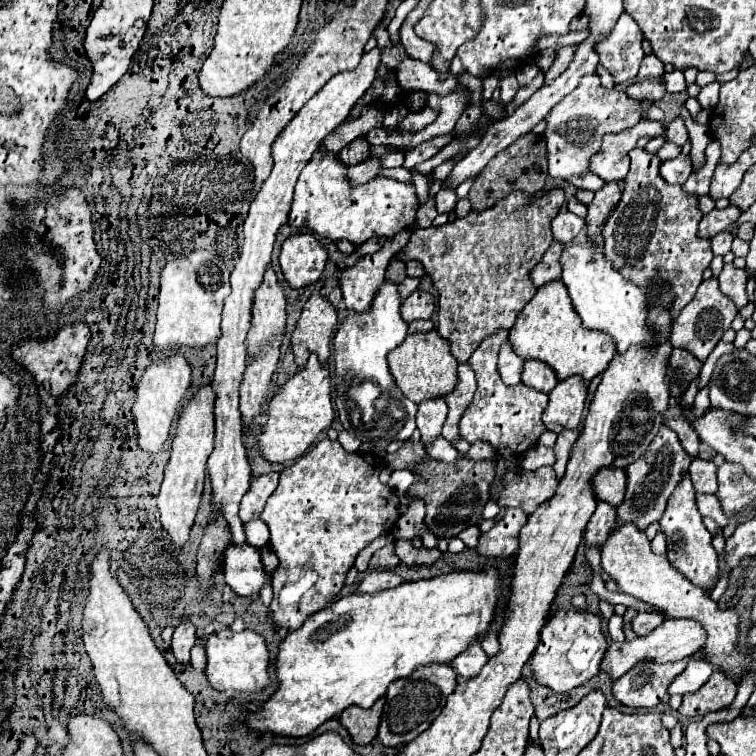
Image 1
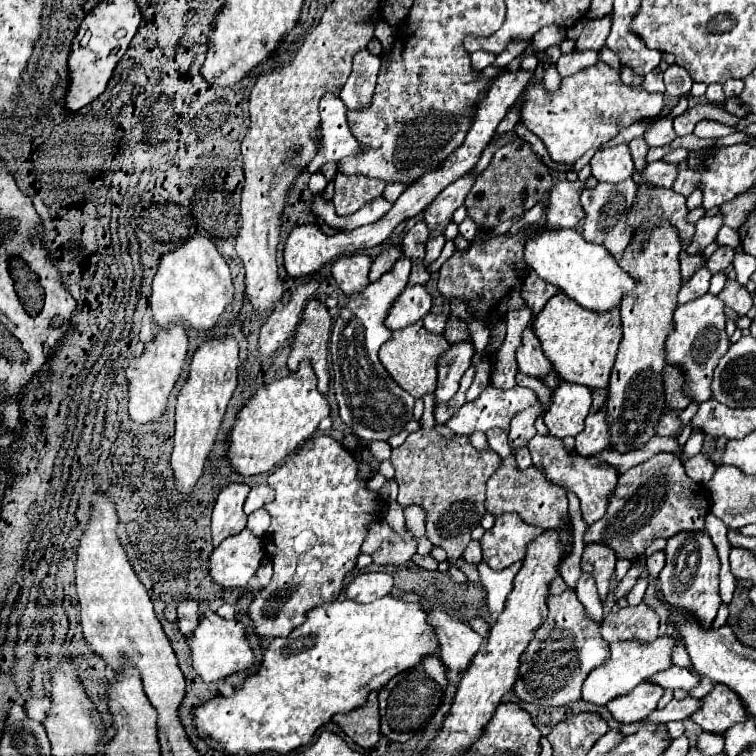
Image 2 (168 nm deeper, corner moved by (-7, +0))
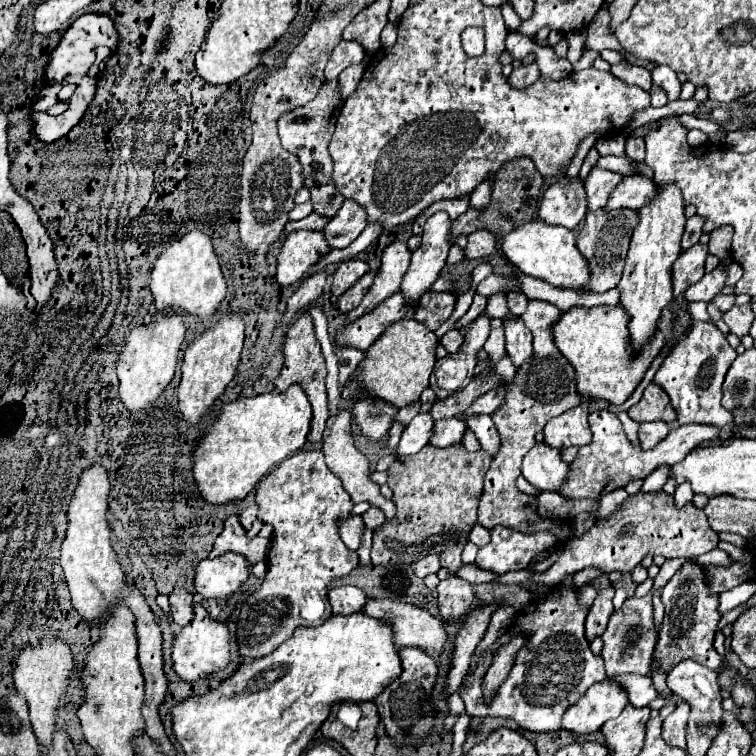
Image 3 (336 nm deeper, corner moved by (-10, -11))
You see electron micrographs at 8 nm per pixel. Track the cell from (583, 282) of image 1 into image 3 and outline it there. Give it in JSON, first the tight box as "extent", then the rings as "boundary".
{"extent":[500,218,590,292],"boundary":[[[538,218],[538,220],[530,220],[530,224],[522,224],[520,228],[508,232],[508,236],[502,236],[500,250],[510,260],[510,264],[520,268],[528,276],[540,278],[558,288],[588,292],[590,270],[584,256],[576,250],[574,240],[576,238],[568,228],[544,224],[544,220]]]}

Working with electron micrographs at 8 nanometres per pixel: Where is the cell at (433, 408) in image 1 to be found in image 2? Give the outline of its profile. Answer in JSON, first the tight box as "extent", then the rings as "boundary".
{"extent":[435,343,475,407],"boundary":[[[457,343],[457,345],[451,345],[451,349],[447,353],[441,355],[441,361],[437,366],[439,383],[437,383],[437,391],[435,391],[435,407],[441,403],[449,403],[453,399],[453,395],[459,389],[459,379],[471,365],[473,353],[475,353],[473,345]]]}

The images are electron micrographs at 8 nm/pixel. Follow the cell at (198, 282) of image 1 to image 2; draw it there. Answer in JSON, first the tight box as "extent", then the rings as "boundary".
{"extent":[151,237,233,331],"boundary":[[[199,237],[197,241],[187,241],[175,251],[167,253],[153,277],[153,293],[151,293],[151,309],[153,319],[159,327],[169,327],[175,323],[187,323],[197,331],[213,329],[225,311],[225,307],[233,301],[233,283],[231,269],[227,261],[219,255],[215,243],[207,237]]]}

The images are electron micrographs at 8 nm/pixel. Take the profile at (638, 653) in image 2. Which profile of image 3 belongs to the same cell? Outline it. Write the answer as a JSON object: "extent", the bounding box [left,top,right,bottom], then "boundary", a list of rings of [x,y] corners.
{"extent":[560,680,626,734],"boundary":[[[604,680],[588,688],[588,692],[564,712],[560,728],[576,734],[592,734],[600,730],[604,722],[616,718],[626,704],[624,690],[618,684]]]}

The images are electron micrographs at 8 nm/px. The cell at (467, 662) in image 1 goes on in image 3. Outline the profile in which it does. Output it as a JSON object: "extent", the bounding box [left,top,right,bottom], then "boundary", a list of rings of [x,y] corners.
{"extent":[362,600,448,658],"boundary":[[[368,600],[368,604],[362,608],[362,614],[388,620],[394,628],[392,636],[396,646],[418,646],[430,652],[434,658],[438,658],[448,638],[440,618],[412,604],[394,600]]]}

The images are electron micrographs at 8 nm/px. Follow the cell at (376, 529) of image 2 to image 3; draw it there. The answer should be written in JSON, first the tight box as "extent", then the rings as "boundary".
{"extent":[340,516,364,550],"boundary":[[[352,516],[350,520],[340,520],[340,538],[346,542],[346,546],[350,550],[358,550],[360,546],[360,538],[362,538],[362,530],[364,530],[364,522],[360,516]]]}

